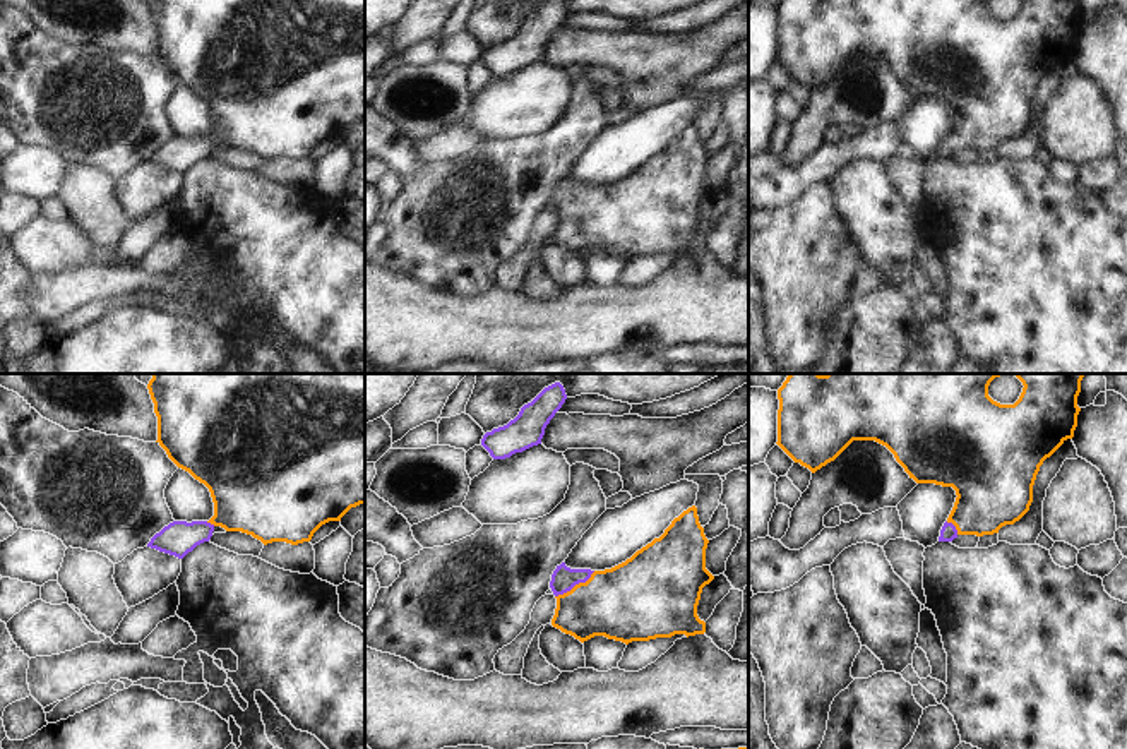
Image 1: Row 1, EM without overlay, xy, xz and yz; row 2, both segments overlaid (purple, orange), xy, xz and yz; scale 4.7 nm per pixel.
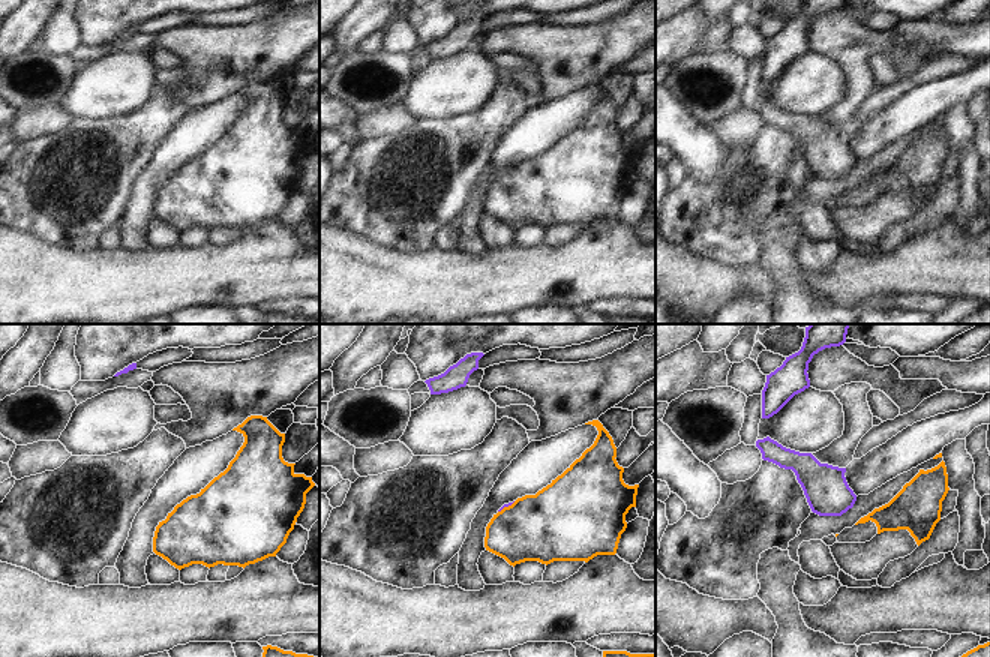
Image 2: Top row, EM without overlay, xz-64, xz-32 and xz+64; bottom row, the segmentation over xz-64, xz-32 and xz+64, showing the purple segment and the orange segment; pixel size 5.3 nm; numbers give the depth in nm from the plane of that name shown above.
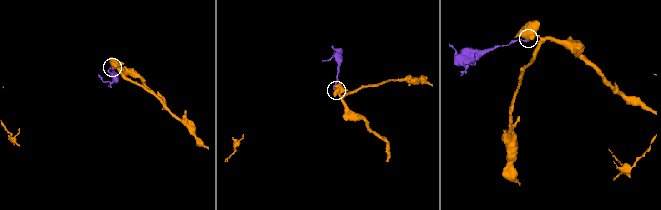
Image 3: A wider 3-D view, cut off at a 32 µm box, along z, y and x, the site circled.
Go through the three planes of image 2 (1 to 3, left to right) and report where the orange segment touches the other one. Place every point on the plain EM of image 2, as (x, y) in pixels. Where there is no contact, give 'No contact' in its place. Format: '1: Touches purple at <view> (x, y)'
1: No contact
2: Touches purple at xz-32 (506, 170)
3: No contact.

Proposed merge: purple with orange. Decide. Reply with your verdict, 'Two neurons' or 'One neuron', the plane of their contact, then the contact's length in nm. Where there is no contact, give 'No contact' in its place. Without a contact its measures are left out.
One neuron. Touches purple in xz. Shared border 220 nm.

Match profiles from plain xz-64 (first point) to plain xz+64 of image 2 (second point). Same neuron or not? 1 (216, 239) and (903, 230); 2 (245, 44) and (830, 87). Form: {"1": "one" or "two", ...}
{"1": "one", "2": "two"}

